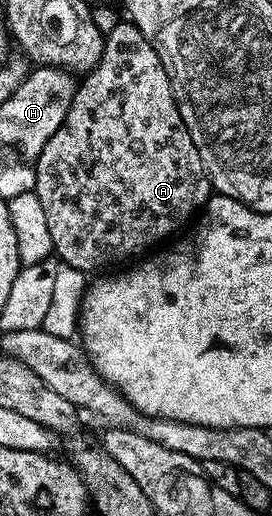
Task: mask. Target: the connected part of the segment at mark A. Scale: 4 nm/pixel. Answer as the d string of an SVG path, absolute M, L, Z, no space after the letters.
M121 22L106 32L97 66L82 77L65 122L45 142L45 150L41 150L33 167L33 191L41 198L45 219L49 221L54 255L85 274L154 249L158 240L177 231L187 219L190 221L213 195L201 154L197 154L197 146L193 146L193 138L179 113L169 74L145 34L130 22Z

